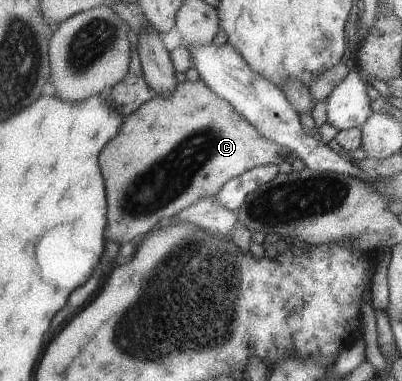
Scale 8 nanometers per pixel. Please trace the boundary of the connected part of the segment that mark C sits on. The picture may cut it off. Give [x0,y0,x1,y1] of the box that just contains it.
[99,81,290,241]

